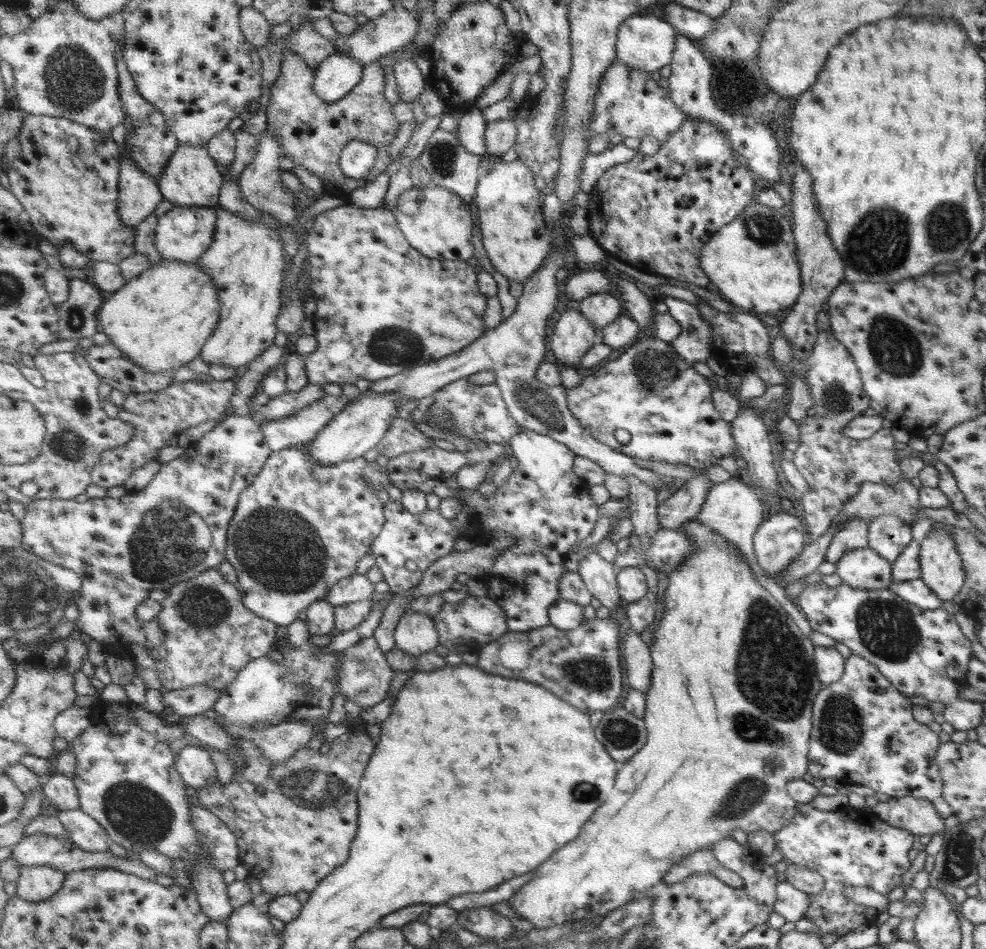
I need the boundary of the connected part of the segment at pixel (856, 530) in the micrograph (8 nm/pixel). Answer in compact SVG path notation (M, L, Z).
M863 521L842 522L826 549L824 560L836 564L845 552L867 547L868 531Z

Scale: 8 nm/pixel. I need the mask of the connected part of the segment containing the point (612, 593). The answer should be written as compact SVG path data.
M594 551L579 562L577 571L591 595L611 612L616 610L617 602L622 600L622 596L614 565L603 560L603 556Z

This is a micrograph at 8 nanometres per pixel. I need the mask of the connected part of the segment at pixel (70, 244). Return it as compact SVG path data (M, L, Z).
M25 114L23 128L18 136L21 144L19 158L6 162L5 174L9 179L10 192L24 207L24 217L57 249L75 248L83 256L94 261L119 264L135 252L135 225L123 223L119 215L121 145L111 135L89 128L67 117Z

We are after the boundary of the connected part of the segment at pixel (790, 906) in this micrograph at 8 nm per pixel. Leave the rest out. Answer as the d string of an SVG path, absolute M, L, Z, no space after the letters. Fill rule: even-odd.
M787 881L777 882L775 887L776 899L773 912L779 914L785 921L796 921L803 916L803 911L809 906L809 896Z

